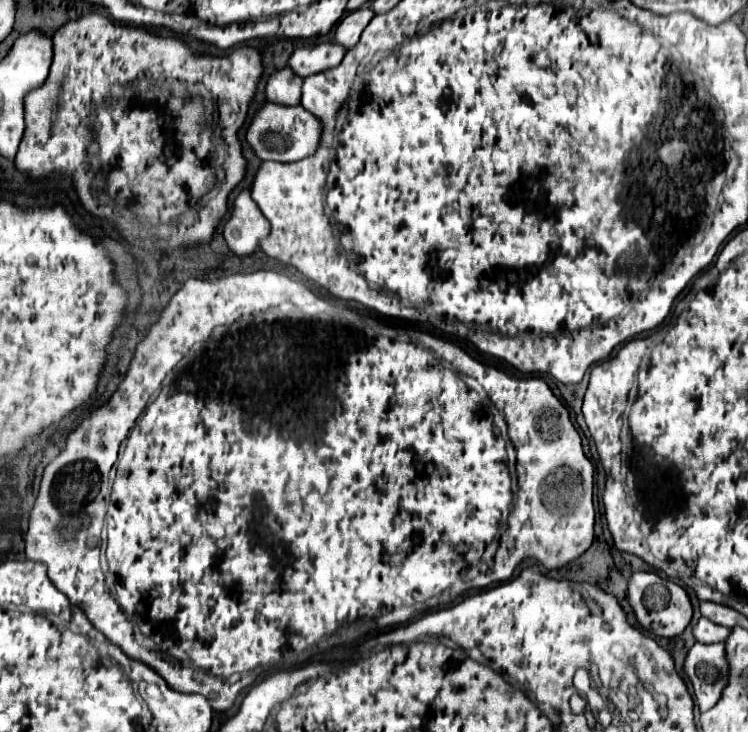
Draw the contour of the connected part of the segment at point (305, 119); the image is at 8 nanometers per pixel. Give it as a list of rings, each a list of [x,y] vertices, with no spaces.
[[[266,103],[254,117],[246,139],[254,153],[264,161],[280,161],[280,163],[294,163],[304,157],[316,153],[320,139],[322,139],[322,121],[306,111],[302,105],[286,107],[276,103]]]

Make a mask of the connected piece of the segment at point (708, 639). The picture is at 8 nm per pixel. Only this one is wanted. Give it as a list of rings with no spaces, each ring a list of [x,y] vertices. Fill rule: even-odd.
[[[704,617],[694,627],[694,637],[700,643],[720,643],[720,641],[726,641],[730,633],[732,633],[732,629],[716,625],[716,623],[712,623],[712,621],[704,619]]]

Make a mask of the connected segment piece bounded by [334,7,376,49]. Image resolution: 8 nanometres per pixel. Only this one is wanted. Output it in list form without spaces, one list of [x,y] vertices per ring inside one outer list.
[[[360,7],[358,11],[348,13],[348,15],[340,21],[340,25],[336,27],[334,41],[340,43],[340,45],[344,45],[344,47],[348,47],[348,49],[352,49],[352,47],[358,43],[362,31],[366,29],[366,25],[372,21],[374,15],[376,15],[376,13],[374,13],[370,7]]]

